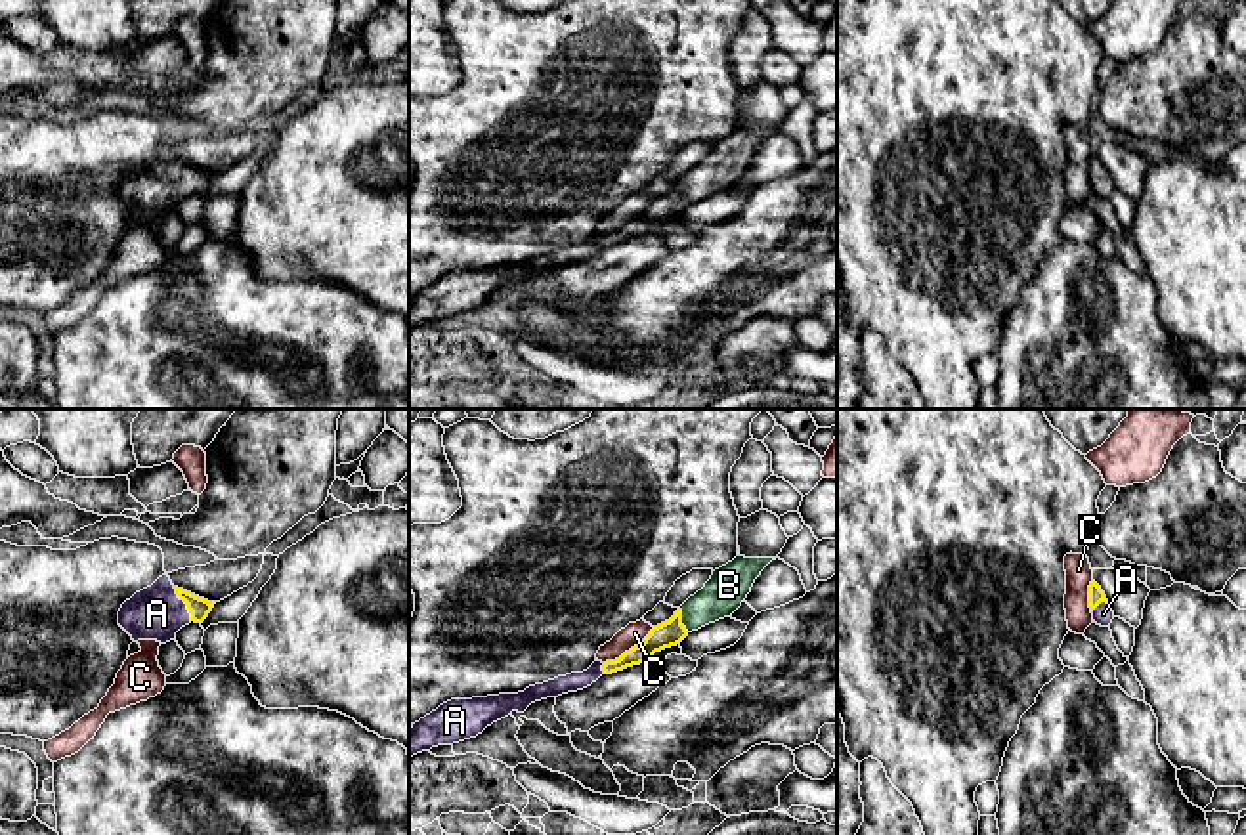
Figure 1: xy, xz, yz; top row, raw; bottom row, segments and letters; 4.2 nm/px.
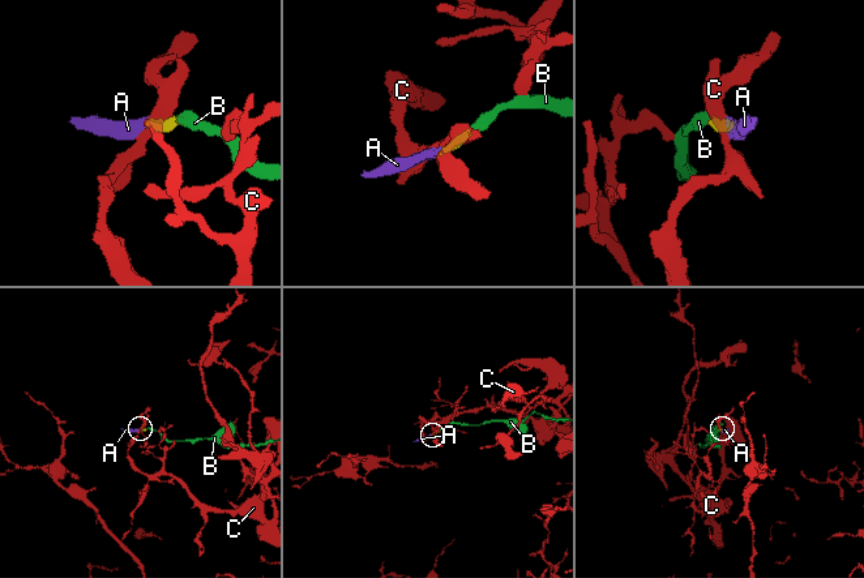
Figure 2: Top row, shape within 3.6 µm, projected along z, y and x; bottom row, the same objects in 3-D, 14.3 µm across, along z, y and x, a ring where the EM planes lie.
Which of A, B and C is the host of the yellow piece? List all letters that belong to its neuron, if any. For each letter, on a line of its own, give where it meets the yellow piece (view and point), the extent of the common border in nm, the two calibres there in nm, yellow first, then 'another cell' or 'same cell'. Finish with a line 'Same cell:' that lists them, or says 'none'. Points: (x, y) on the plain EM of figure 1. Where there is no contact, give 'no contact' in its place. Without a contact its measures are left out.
A: meets yellow in xy at (186, 174); contact 170 nm long; 90 nm thick on the yellow side, 220 nm on the other; same cell
B: meets yellow in xz at (681, 192); contact 110 nm long; 110 nm thick on the yellow side, 170 nm on the other; same cell
C: meets yellow in xz at (631, 220); contact 260 nm long; 110 nm thick on the yellow side, 90 nm on the other; another cell
Same cell: A, B

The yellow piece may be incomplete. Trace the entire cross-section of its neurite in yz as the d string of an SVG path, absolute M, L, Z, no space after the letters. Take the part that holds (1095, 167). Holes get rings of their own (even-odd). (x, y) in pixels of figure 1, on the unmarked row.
M1091 153L1091 157L1089 157L1089 180L1093 185L1093 193L1097 197L1110 199L1110 195L1114 191L1114 183L1108 178L1105 164L1101 162L1101 159L1095 153Z

